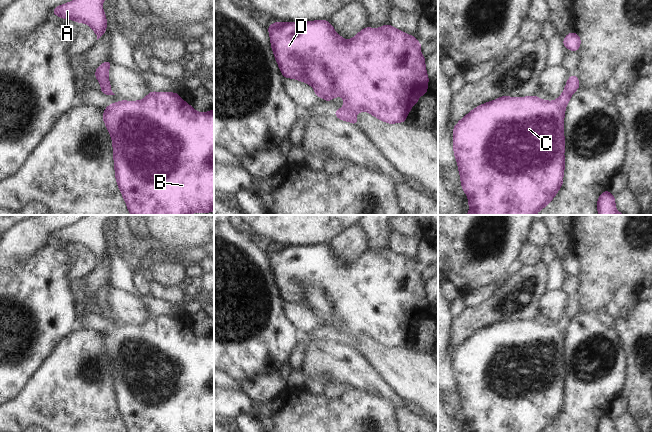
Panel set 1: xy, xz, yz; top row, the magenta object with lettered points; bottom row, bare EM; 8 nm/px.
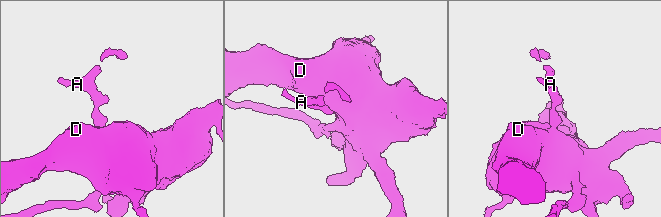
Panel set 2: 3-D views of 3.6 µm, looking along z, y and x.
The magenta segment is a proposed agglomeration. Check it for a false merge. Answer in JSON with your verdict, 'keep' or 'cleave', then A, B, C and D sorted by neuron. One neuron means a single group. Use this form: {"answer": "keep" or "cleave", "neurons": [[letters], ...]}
{"answer": "cleave", "neurons": [["A"], ["B", "C", "D"]]}

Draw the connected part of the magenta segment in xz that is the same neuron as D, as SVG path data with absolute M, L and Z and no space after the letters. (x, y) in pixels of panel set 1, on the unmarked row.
M327 244L312 246L279 246L267 250L271 271L279 293L285 302L303 305L314 312L318 322L331 325L342 320L344 330L350 339L367 335L378 343L394 348L405 347L405 343L418 322L428 317L429 306L425 293L425 281L420 273L423 267L418 267L414 260L407 259L393 250L386 248L378 253L366 251L355 261L346 265L339 260Z

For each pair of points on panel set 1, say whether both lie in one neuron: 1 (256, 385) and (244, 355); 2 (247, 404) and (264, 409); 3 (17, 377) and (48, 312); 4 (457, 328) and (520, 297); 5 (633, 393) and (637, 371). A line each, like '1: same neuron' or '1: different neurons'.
1: different neurons
2: different neurons
3: same neuron
4: same neuron
5: same neuron

